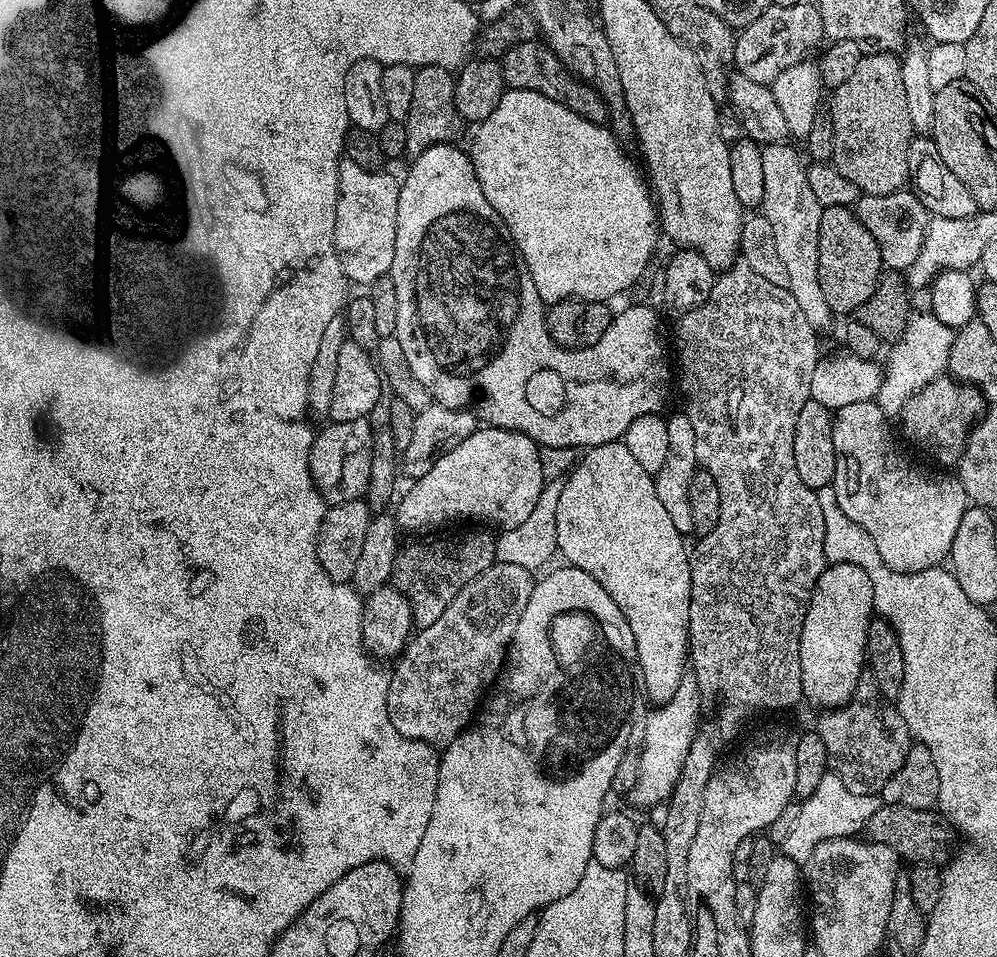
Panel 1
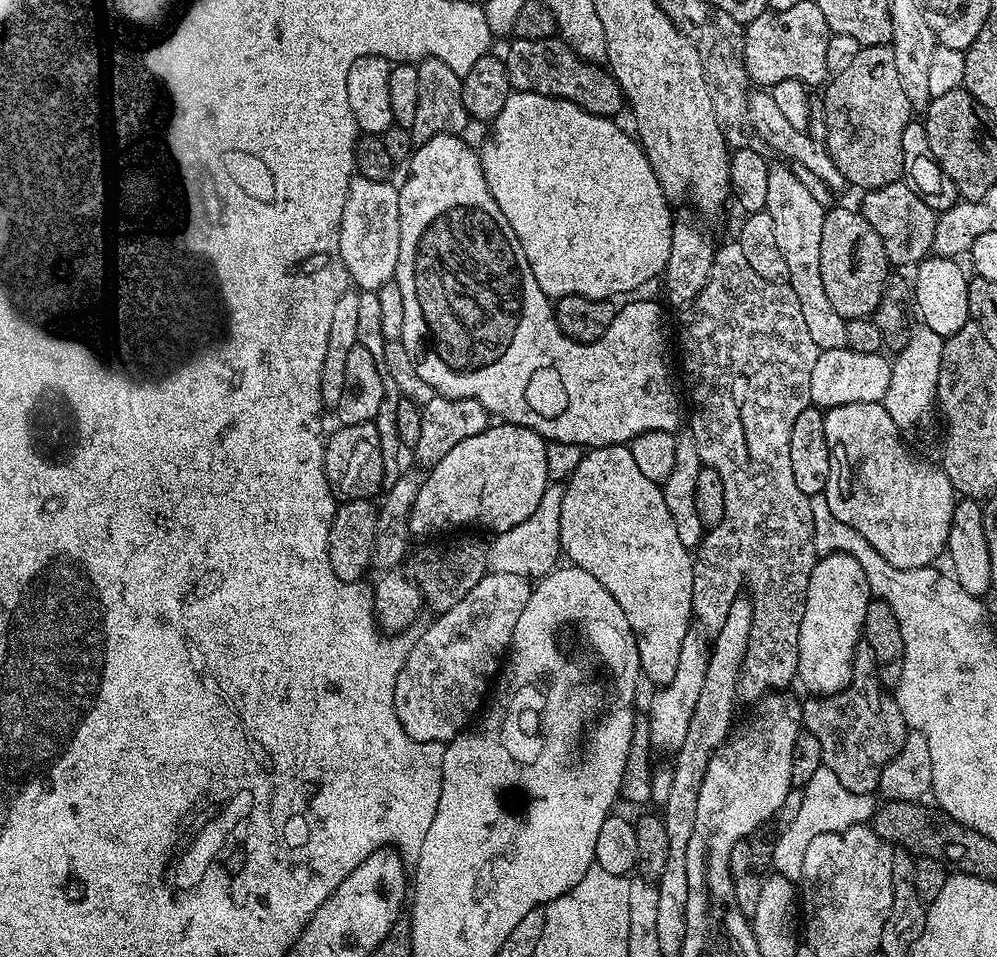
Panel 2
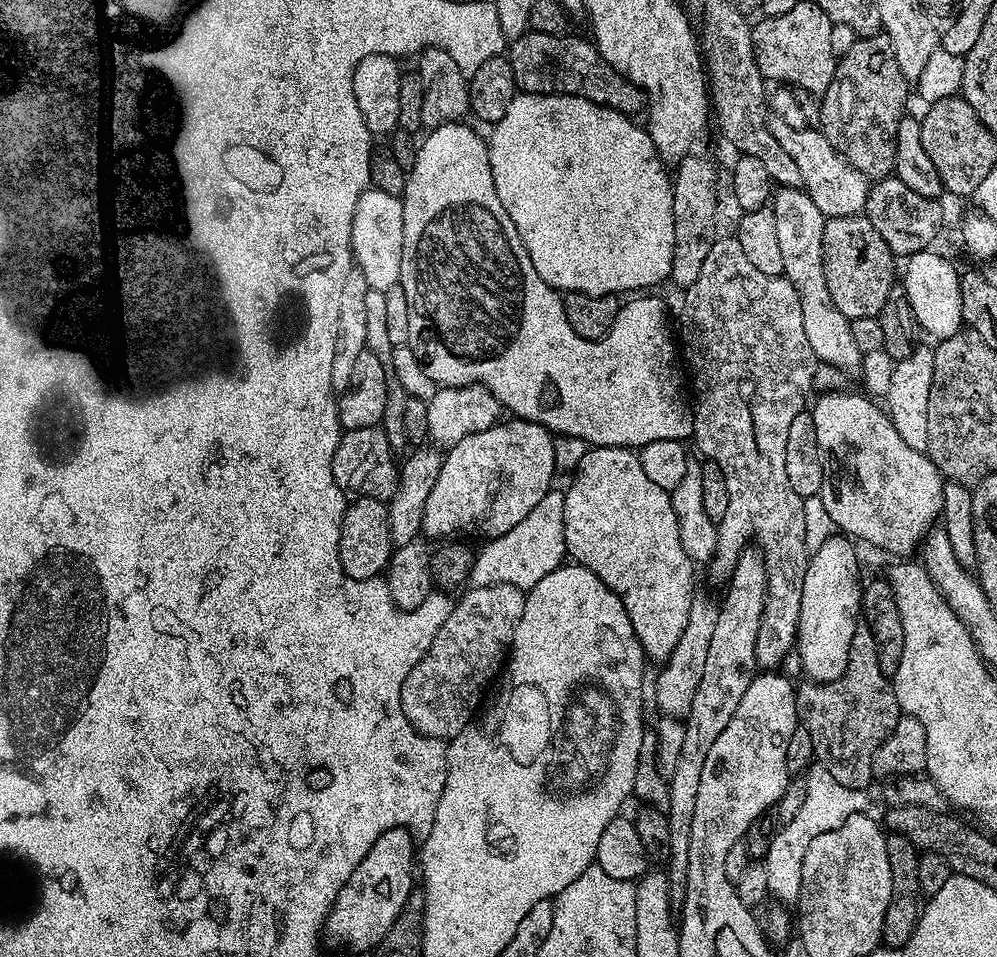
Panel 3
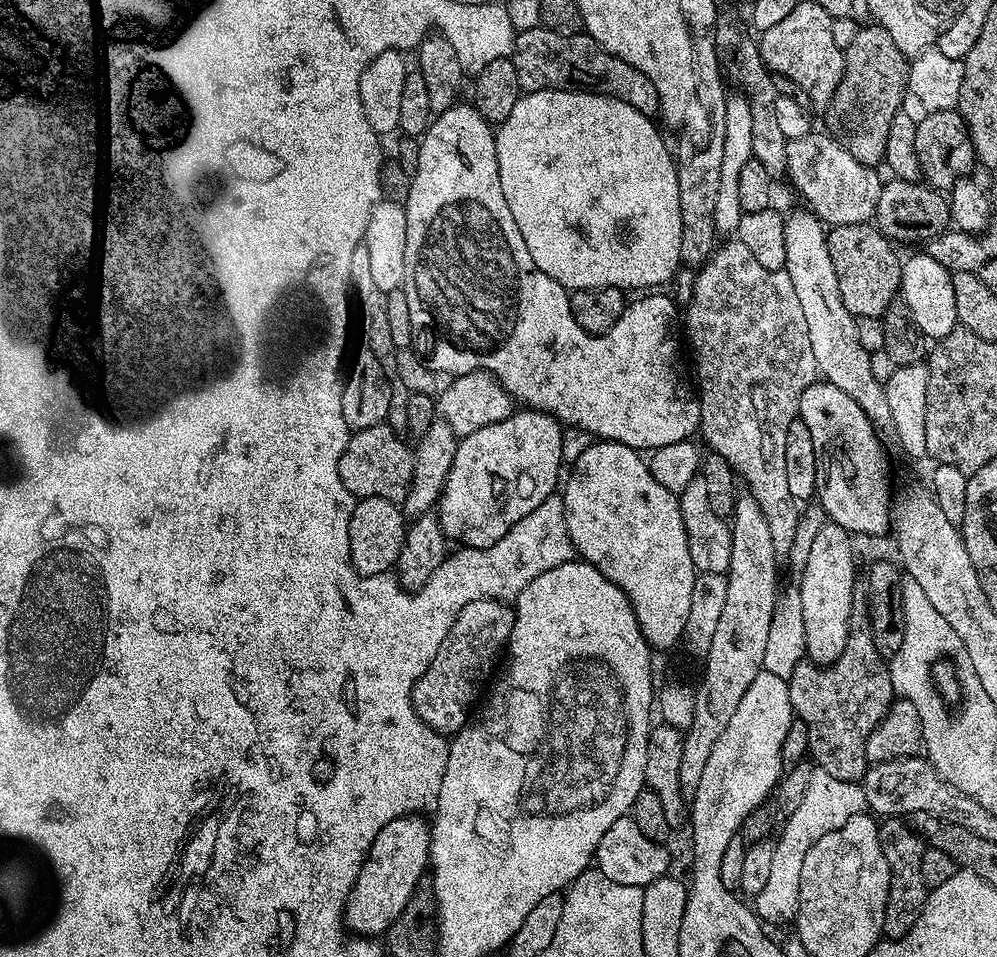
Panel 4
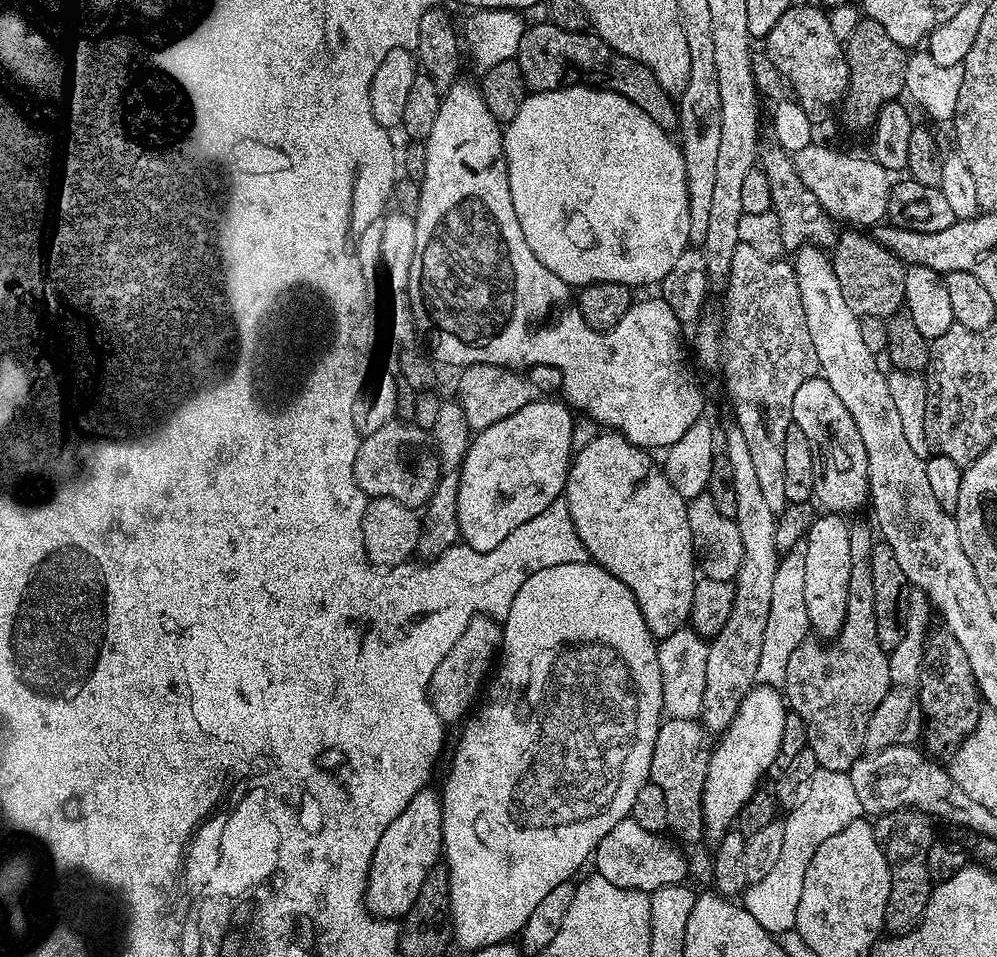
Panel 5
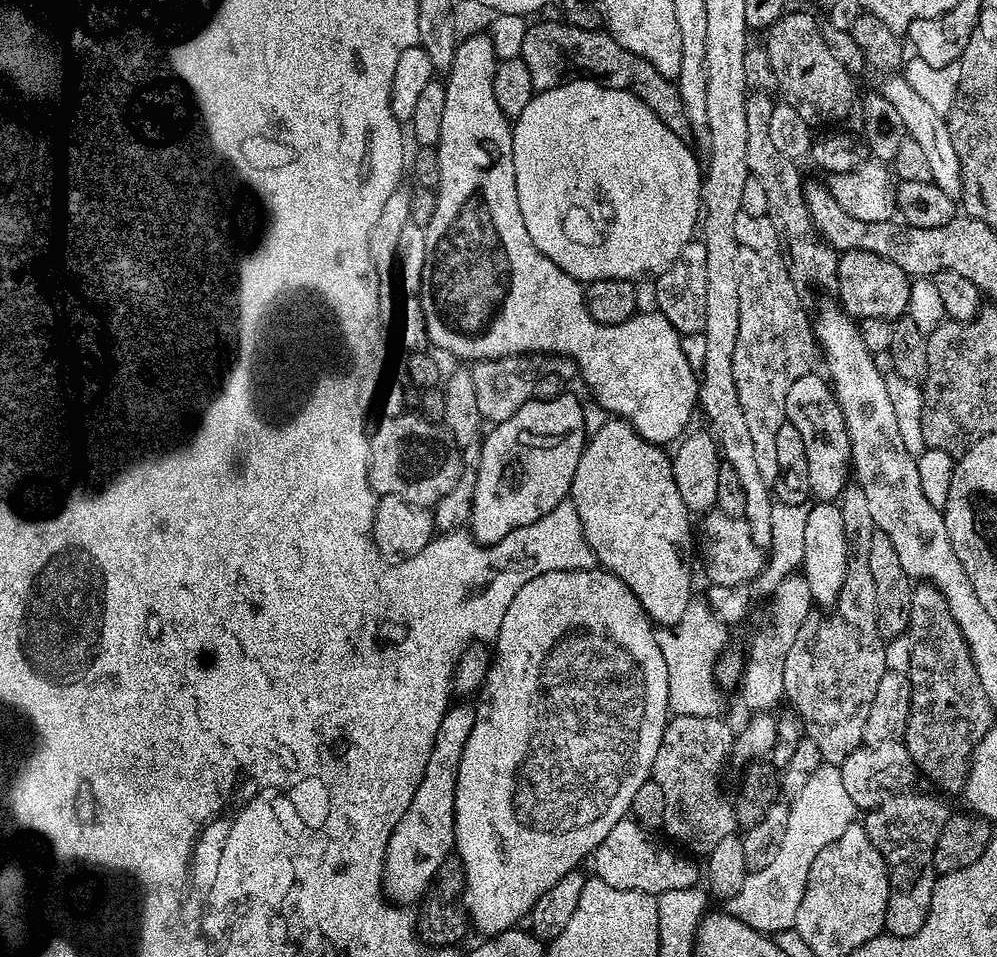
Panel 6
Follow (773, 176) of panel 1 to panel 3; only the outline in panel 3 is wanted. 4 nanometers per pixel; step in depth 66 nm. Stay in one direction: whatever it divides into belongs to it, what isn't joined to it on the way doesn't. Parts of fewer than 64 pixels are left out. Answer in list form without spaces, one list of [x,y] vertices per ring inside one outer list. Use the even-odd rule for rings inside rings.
[[[781,187],[773,195],[770,207],[778,225],[783,277],[794,286],[794,290],[798,290],[798,302],[802,302],[802,323],[810,350],[814,350],[820,364],[832,364],[844,374],[855,373],[861,367],[862,354],[854,342],[854,334],[850,334],[852,321],[842,314],[842,310],[838,310],[838,306],[834,306],[834,298],[830,298],[830,289],[826,286],[822,254],[822,230],[826,218],[822,210],[814,206],[807,192],[789,187]]]

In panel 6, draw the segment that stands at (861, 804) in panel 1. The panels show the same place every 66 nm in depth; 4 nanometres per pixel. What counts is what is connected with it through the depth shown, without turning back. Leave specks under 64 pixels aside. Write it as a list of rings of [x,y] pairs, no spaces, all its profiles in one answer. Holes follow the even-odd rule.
[[[821,762],[802,792],[788,804],[786,834],[782,837],[782,847],[778,849],[774,862],[763,870],[748,873],[746,882],[742,882],[742,890],[738,890],[733,900],[727,901],[728,915],[765,934],[795,929],[798,906],[802,902],[814,858],[818,858],[818,853],[826,850],[826,846],[830,846],[830,842],[840,837],[851,824],[857,823],[856,815],[856,803],[846,791],[839,767]]]

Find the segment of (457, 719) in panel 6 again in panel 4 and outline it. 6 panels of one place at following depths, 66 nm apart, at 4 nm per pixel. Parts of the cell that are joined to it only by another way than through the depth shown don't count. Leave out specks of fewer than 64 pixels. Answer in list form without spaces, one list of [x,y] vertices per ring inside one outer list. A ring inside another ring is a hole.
[[[405,814],[386,822],[382,830],[378,830],[378,838],[374,838],[374,846],[370,846],[368,859],[364,861],[362,870],[354,882],[344,904],[344,923],[357,936],[376,938],[376,935],[387,933],[390,925],[406,910],[406,902],[416,893],[416,888],[421,880],[425,879],[430,868],[428,855],[432,841],[432,829],[427,819],[420,814]]]

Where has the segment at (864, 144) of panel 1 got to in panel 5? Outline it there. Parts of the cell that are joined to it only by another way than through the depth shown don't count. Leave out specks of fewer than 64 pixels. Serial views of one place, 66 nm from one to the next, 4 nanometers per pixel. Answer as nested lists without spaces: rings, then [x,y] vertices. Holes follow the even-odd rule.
[[[862,18],[854,34],[846,41],[848,57],[848,90],[838,108],[840,120],[852,132],[867,133],[876,123],[876,113],[882,106],[901,99],[906,82],[909,53],[894,42],[886,30],[874,20]]]

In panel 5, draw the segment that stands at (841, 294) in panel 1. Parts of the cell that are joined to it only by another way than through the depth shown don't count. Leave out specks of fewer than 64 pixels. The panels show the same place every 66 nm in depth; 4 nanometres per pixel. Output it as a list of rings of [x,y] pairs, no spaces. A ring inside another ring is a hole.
[[[860,230],[844,231],[837,235],[830,259],[838,278],[838,287],[842,290],[842,298],[846,298],[846,306],[850,306],[850,310],[854,310],[854,314],[859,317],[887,318],[901,311],[905,307],[906,266],[871,235]]]

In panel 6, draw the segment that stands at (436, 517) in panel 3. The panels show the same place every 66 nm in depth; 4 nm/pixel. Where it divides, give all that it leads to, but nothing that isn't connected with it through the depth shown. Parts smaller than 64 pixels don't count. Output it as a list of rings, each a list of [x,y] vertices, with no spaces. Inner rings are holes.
[[[561,394],[551,398],[537,398],[522,405],[506,422],[495,425],[488,437],[483,437],[480,461],[474,464],[477,481],[474,482],[470,535],[478,544],[497,544],[515,528],[530,526],[538,522],[558,502],[569,499],[574,482],[574,470],[578,470],[578,458],[586,443],[582,426],[583,403],[572,394]]]

